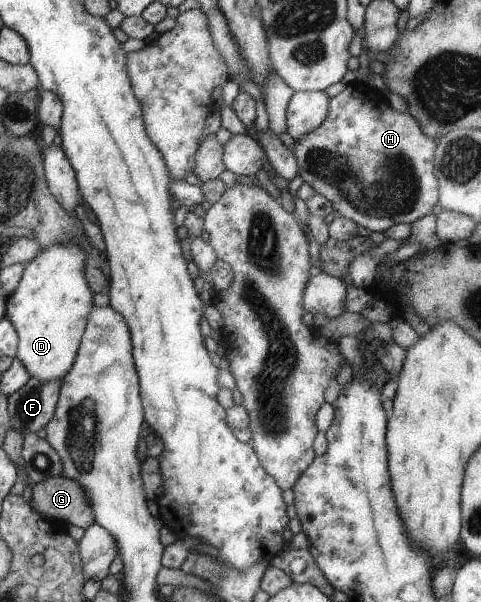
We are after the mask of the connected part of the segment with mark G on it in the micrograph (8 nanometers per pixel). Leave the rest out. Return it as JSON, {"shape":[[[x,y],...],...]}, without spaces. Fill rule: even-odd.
{"shape":[[[49,477],[31,485],[33,497],[30,505],[41,515],[47,515],[60,524],[75,525],[87,529],[95,522],[87,493],[79,481],[67,477]]]}

